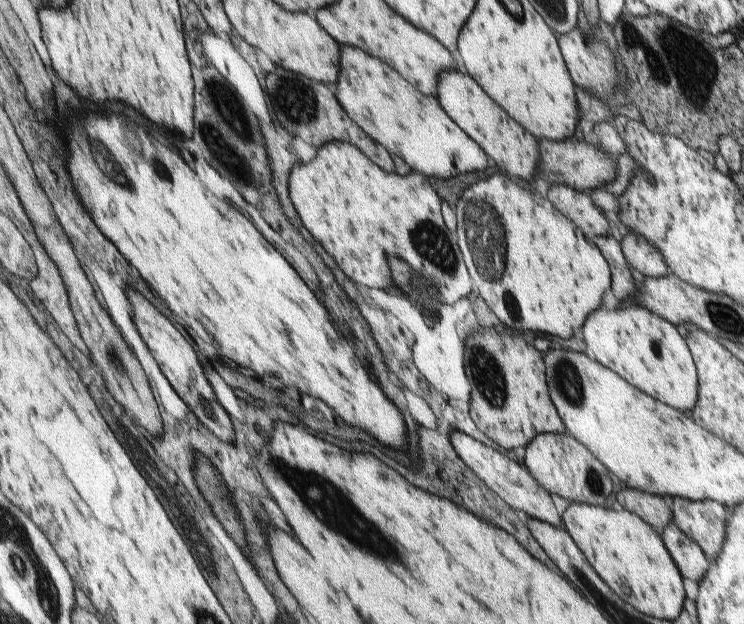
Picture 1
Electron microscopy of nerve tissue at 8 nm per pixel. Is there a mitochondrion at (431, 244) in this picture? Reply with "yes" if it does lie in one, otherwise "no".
yes

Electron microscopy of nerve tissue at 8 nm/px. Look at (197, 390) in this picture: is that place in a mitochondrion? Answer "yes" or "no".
no

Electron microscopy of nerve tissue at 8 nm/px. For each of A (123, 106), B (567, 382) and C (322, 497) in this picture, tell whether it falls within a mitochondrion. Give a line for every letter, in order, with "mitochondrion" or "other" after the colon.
A: other
B: mitochondrion
C: mitochondrion

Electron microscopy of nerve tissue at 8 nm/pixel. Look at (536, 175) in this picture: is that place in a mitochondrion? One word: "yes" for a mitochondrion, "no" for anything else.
no

